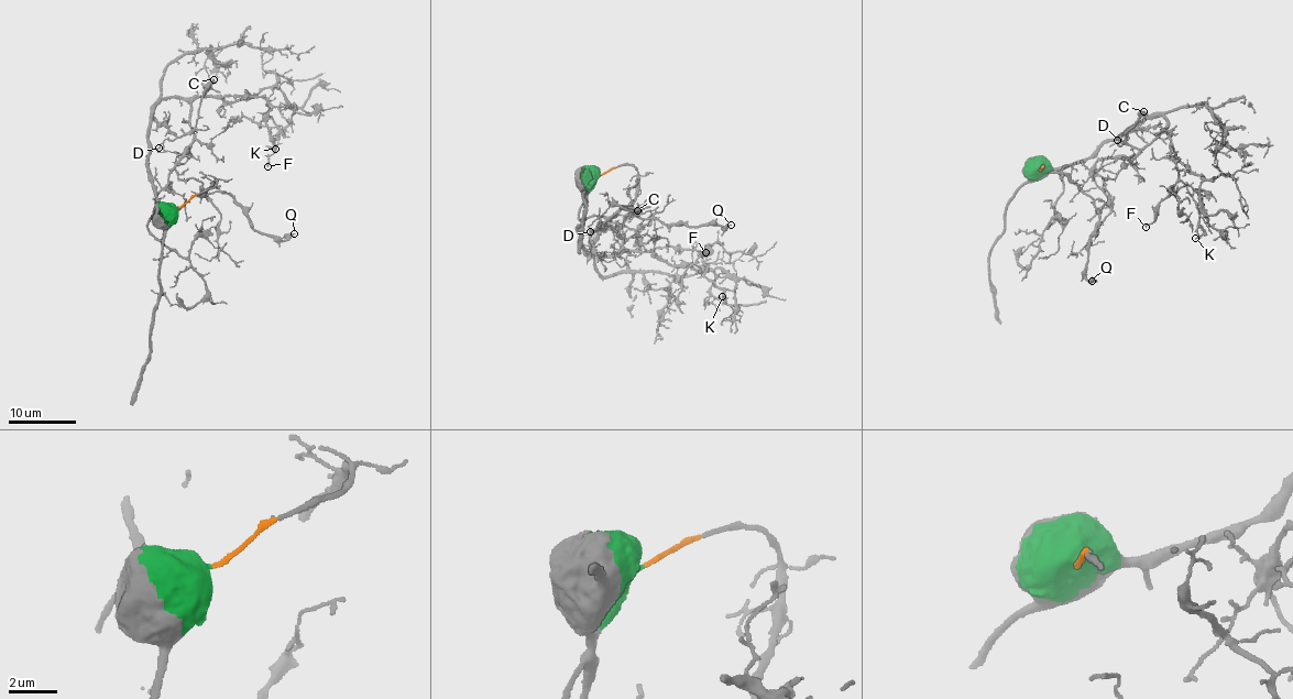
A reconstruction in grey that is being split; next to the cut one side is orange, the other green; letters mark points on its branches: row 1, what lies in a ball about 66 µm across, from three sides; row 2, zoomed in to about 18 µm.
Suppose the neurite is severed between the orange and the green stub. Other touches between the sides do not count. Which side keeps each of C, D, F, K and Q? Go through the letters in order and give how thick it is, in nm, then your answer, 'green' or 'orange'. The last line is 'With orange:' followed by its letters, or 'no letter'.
C: 280 nm | green
D: 70 nm | green
F: 140 nm | green
K: 110 nm | green
Q: 320 nm | orange
With orange: Q

